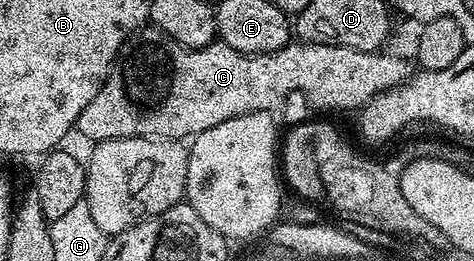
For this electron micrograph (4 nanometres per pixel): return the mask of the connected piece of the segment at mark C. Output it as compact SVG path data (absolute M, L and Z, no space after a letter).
M148 25L143 29L131 35L124 43L116 62L112 64L110 73L106 77L106 81L102 85L102 89L98 93L98 97L94 97L94 101L90 101L90 105L86 105L86 109L82 109L82 113L78 117L75 125L77 132L81 131L86 138L91 141L99 141L101 139L147 139L155 137L157 139L175 139L177 141L187 140L189 137L201 135L206 129L214 129L214 125L222 125L222 121L230 121L239 115L245 115L251 111L275 112L275 107L280 107L287 101L288 95L292 95L295 91L301 91L308 98L308 103L312 107L317 107L320 111L352 111L364 106L378 93L382 93L391 87L402 85L413 74L414 67L406 60L399 59L396 55L384 55L383 50L379 51L359 51L358 49L346 49L345 47L335 47L334 45L318 45L317 43L305 43L303 41L293 41L287 43L282 49L278 49L274 53L262 53L261 55L247 55L246 53L238 53L238 49L230 49L230 45L213 41L205 47L187 47L178 41L174 41L166 33L162 33L157 27Z

